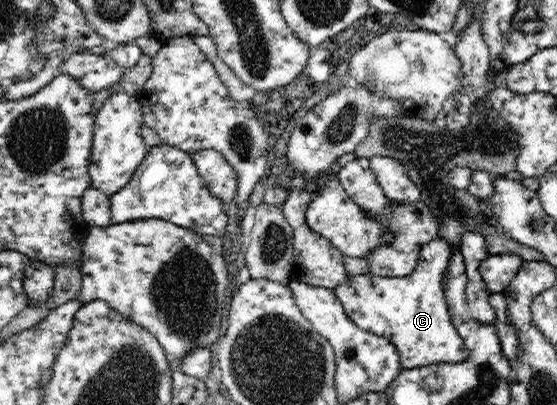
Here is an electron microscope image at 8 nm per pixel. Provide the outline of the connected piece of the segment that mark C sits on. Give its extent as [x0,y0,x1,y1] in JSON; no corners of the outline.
[335,238,469,369]

